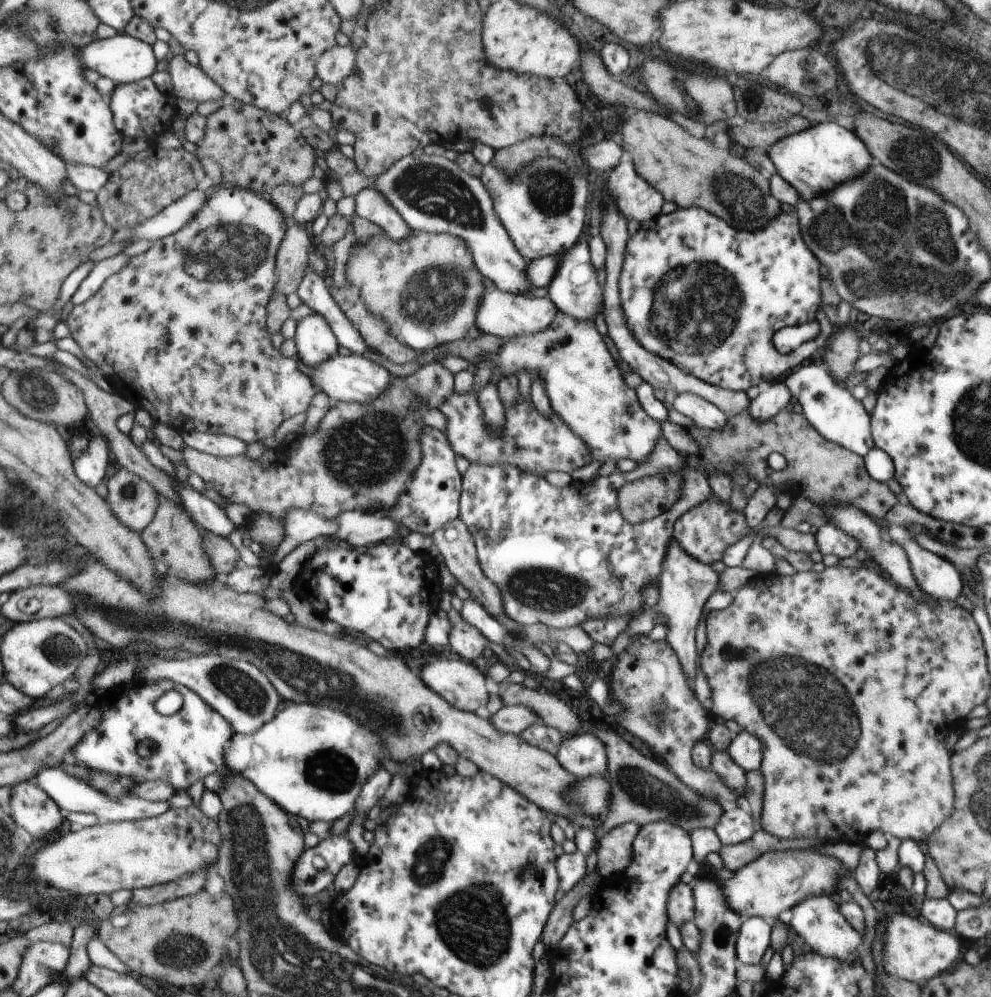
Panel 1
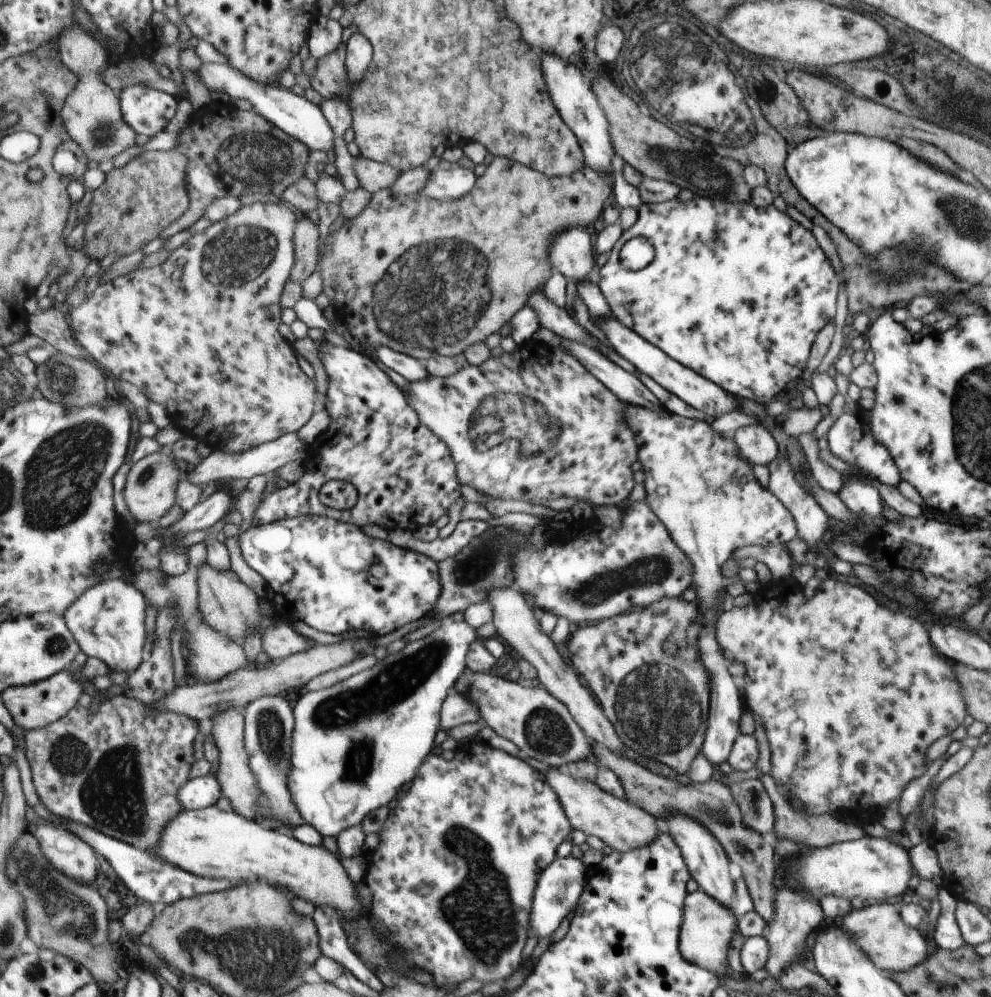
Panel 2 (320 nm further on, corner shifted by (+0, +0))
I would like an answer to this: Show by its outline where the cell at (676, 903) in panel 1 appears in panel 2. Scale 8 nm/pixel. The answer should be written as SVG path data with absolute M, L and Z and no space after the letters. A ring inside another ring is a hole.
M696 890L685 896L682 906L682 921L678 930L678 951L684 961L718 976L727 970L727 946L737 928L737 920L731 908L725 908L704 891Z

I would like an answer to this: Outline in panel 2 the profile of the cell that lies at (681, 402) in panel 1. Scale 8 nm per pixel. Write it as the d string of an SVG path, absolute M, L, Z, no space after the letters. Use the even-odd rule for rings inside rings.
M761 424L738 428L731 438L740 456L751 465L767 466L778 455L775 439Z

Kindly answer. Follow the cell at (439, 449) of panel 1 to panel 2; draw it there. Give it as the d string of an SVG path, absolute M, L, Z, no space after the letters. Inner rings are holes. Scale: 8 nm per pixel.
M328 342L316 343L316 346L318 358L329 377L325 409L331 423L325 434L325 441L319 454L313 456L315 462L306 466L300 479L269 493L247 525L256 527L299 515L323 515L361 527L377 524L388 532L397 529L413 532L419 526L435 524L447 514L447 510L459 496L459 482L449 445L421 422L404 390L373 362L375 357L371 352L361 353ZM333 479L351 482L357 487L359 500L352 510L340 511L321 502L320 492L323 485Z

